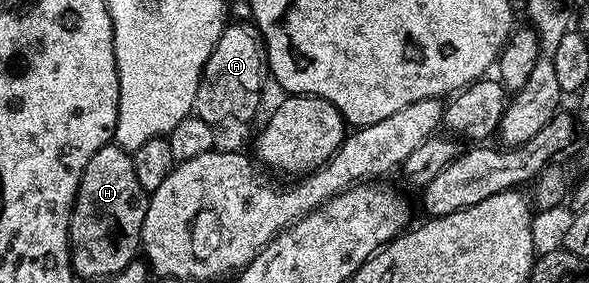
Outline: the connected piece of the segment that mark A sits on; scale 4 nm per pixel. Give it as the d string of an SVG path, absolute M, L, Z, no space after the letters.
M233 21L226 24L203 70L195 113L212 125L229 120L249 120L261 101L263 75L265 79L265 59L258 28L252 22Z

